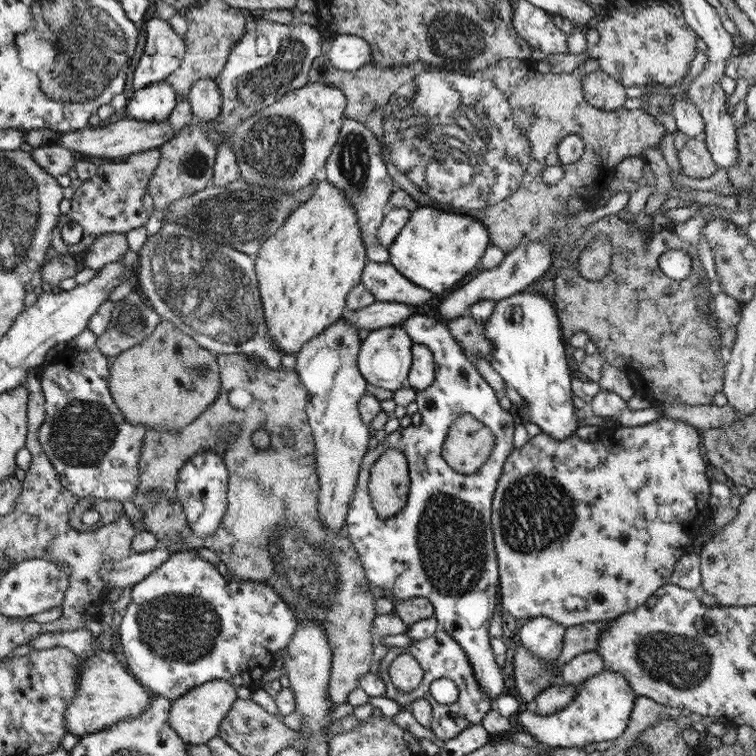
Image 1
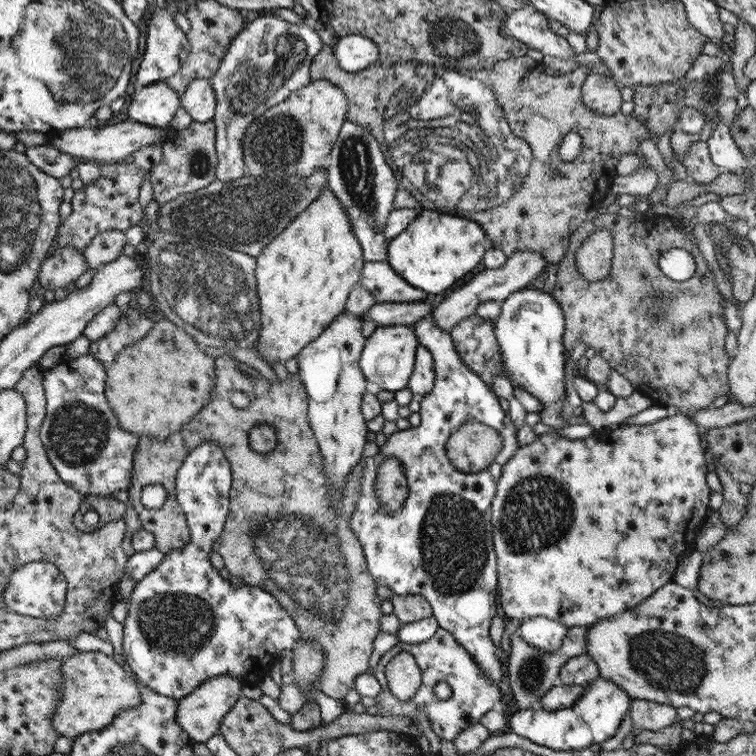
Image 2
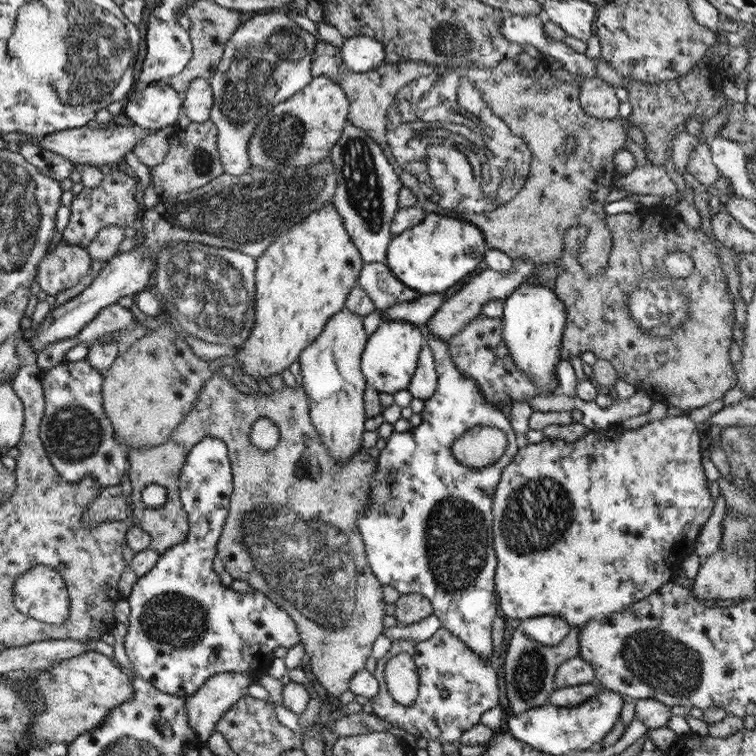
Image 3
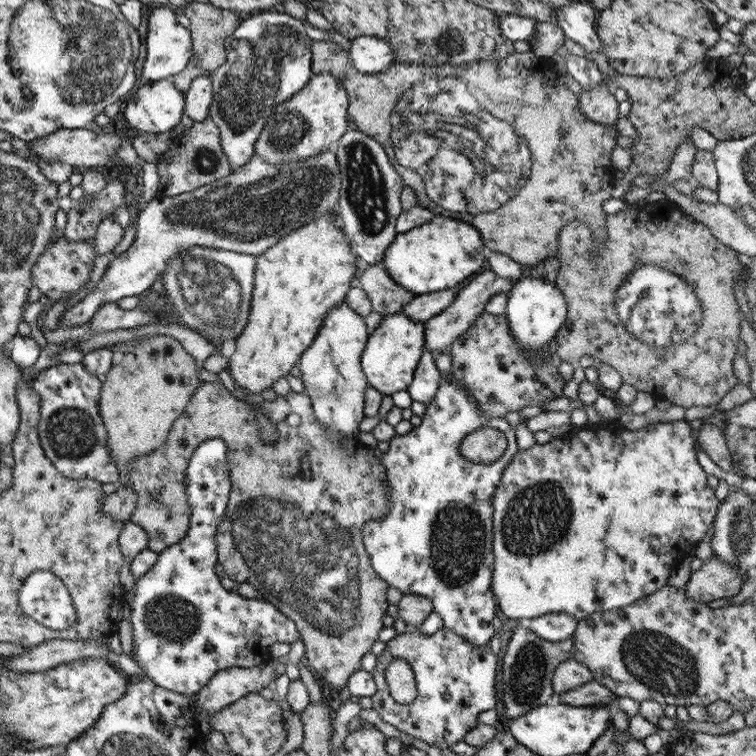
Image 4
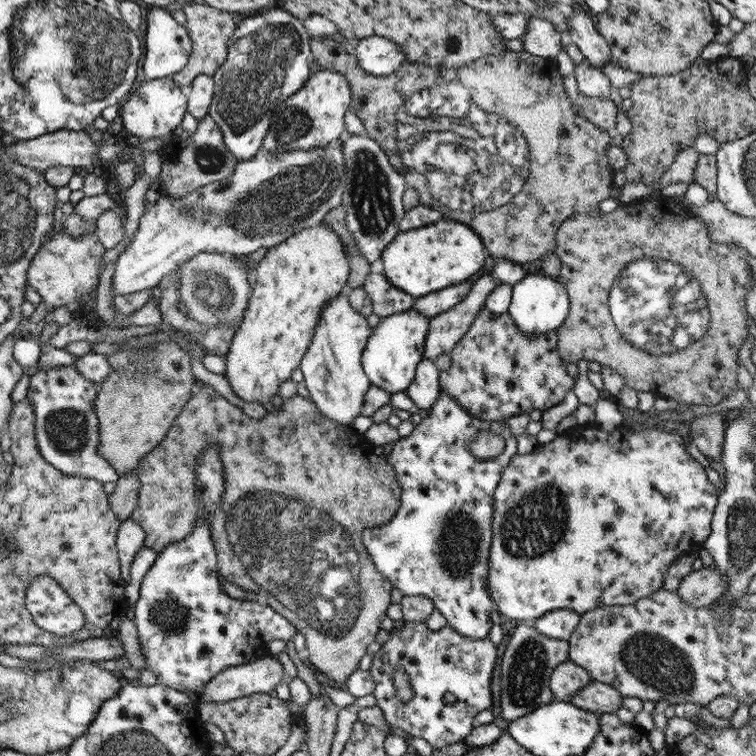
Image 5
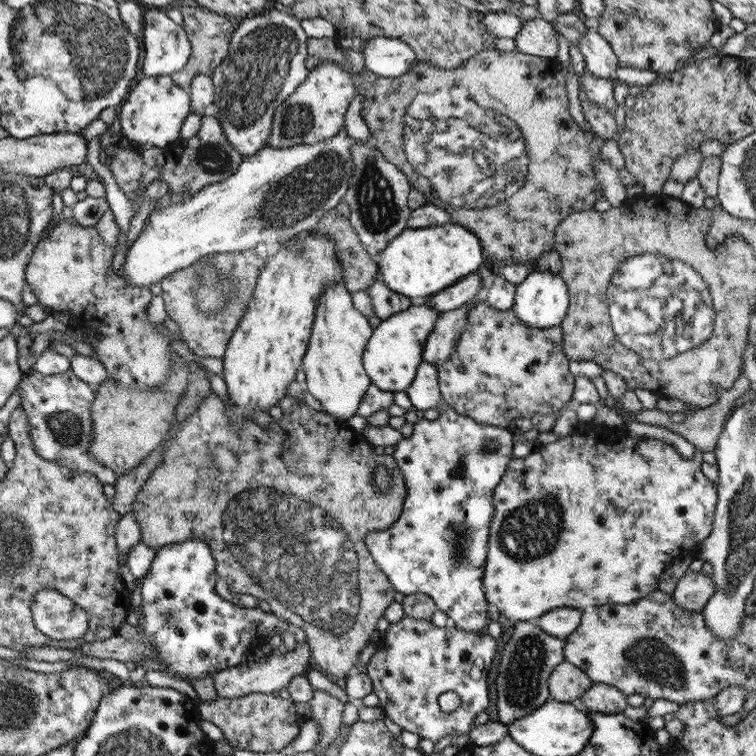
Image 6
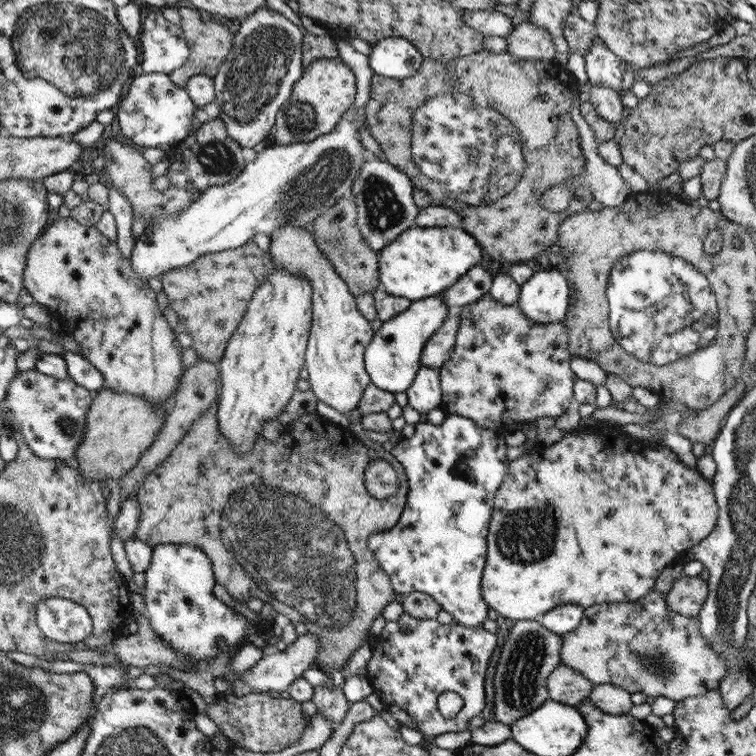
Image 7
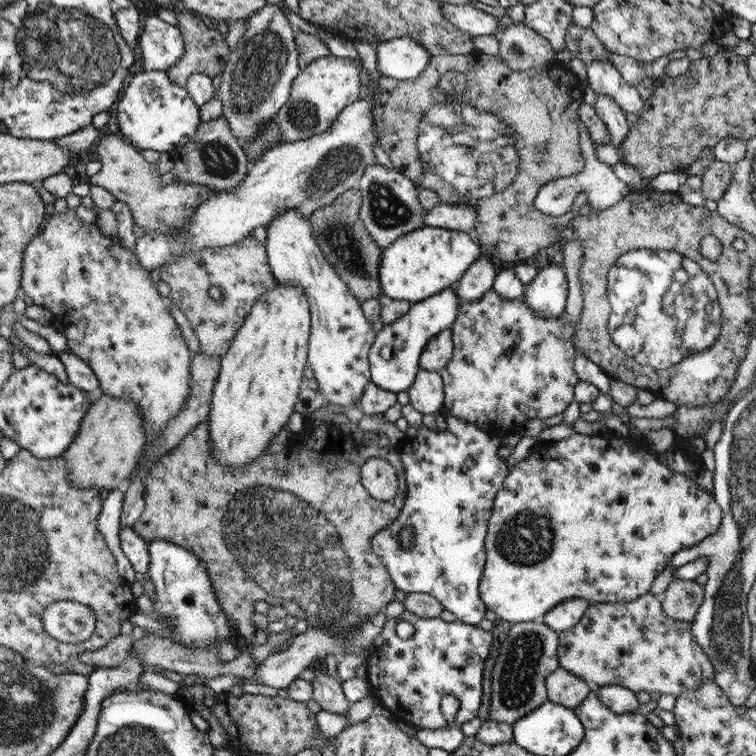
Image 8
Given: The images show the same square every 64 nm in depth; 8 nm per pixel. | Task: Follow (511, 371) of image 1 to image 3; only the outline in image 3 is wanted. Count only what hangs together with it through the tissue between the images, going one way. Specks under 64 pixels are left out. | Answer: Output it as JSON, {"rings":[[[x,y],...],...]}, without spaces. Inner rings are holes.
{"rings":[[[524,282],[504,301],[502,323],[503,337],[509,348],[512,362],[524,371],[539,388],[540,395],[559,394],[557,365],[561,357],[559,348],[567,321],[565,304],[558,298],[555,289],[536,283]]]}

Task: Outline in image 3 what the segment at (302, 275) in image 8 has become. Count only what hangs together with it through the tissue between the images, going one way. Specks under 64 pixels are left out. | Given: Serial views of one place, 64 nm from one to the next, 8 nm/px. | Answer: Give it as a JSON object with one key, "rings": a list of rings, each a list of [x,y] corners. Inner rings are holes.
{"rings":[[[344,306],[342,310],[329,318],[323,331],[312,344],[305,347],[298,360],[300,374],[302,375],[302,386],[309,398],[312,424],[323,438],[329,450],[329,455],[340,464],[345,463],[354,453],[363,448],[360,443],[362,433],[365,431],[364,422],[367,419],[364,395],[368,384],[365,382],[361,371],[361,357],[369,336],[364,331],[362,321],[363,317],[354,314]]]}

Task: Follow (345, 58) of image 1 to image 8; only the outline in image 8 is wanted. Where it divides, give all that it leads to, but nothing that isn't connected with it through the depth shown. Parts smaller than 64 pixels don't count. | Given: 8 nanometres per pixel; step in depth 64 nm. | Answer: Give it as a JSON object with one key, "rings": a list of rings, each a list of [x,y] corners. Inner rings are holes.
{"rings":[[[410,37],[392,38],[376,45],[377,69],[383,76],[409,80],[427,69],[431,54]]]}

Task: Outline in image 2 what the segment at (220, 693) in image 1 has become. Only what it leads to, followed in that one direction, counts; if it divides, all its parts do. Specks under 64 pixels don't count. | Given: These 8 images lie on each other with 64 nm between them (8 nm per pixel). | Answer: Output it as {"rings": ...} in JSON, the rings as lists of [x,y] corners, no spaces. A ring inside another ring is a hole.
{"rings":[[[229,675],[210,677],[178,702],[176,718],[180,728],[188,733],[194,743],[205,743],[220,732],[220,723],[241,698],[243,686],[242,681]]]}

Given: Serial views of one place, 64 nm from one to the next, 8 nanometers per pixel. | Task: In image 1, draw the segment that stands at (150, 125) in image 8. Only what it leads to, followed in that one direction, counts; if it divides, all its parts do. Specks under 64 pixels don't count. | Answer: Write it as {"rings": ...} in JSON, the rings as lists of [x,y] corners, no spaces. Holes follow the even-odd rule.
{"rings":[[[167,80],[152,83],[134,92],[126,104],[127,117],[138,121],[165,122],[177,102],[176,92]]]}

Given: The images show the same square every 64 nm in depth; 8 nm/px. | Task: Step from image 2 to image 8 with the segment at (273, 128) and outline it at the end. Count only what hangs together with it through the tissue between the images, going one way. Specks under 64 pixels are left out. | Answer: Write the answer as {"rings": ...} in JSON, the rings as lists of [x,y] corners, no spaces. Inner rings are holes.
{"rings":[[[332,54],[313,60],[299,72],[292,82],[291,96],[277,115],[282,143],[308,140],[323,133],[334,124],[338,114],[359,100],[360,67],[352,57],[336,57]]]}

